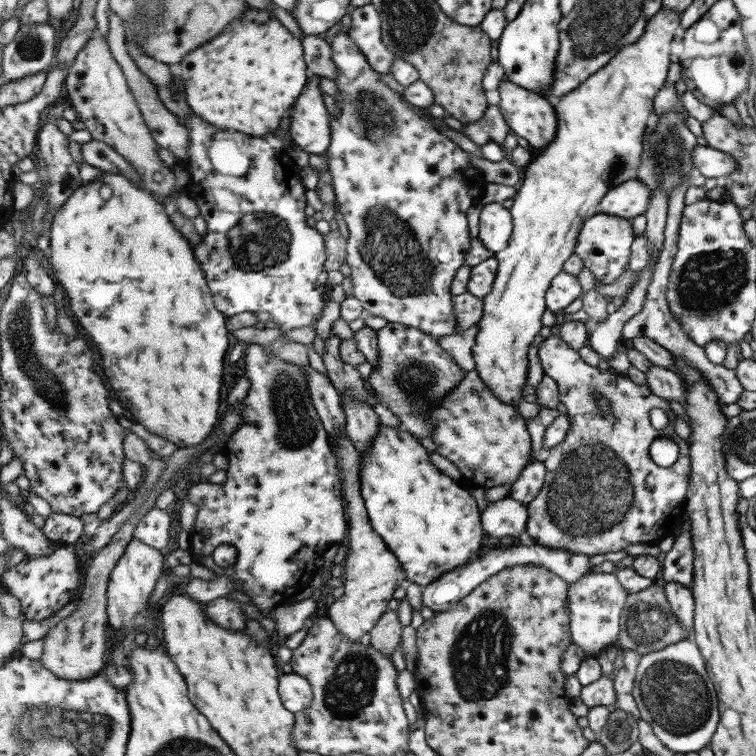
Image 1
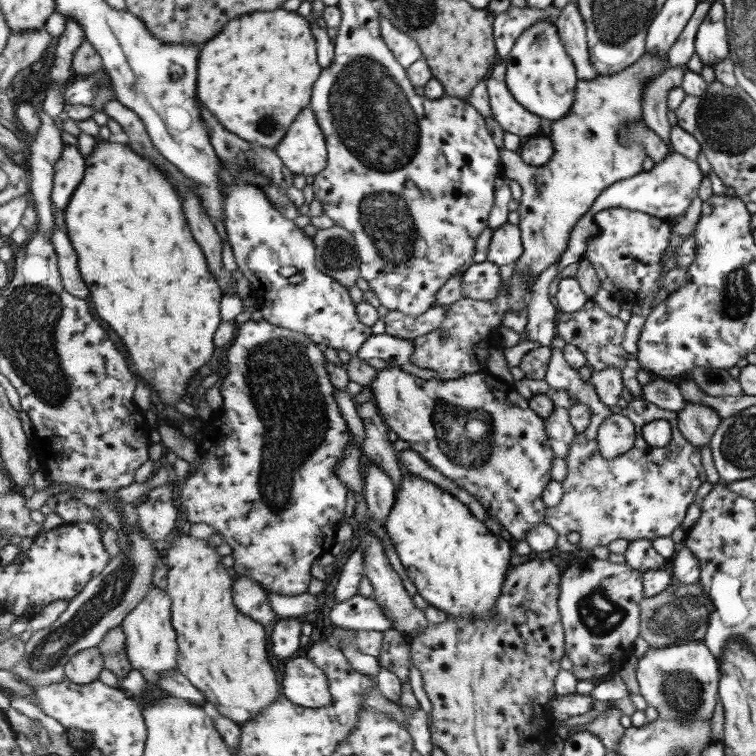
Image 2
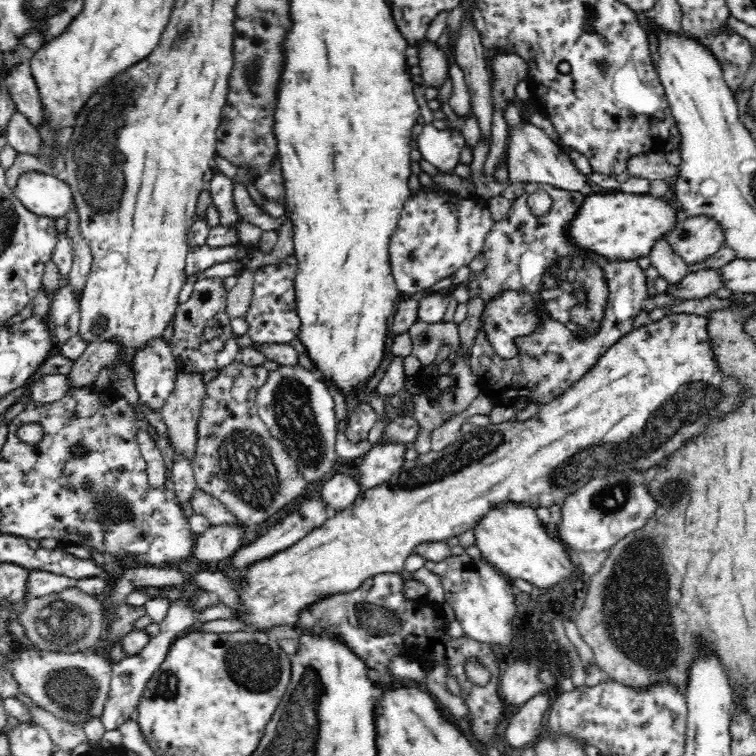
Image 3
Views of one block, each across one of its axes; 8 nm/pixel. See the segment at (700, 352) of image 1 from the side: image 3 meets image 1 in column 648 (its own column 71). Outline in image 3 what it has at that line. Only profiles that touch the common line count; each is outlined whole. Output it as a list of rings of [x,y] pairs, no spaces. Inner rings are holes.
[[[65,281],[54,294],[48,325],[56,348],[79,333],[79,327],[81,326],[79,303],[75,300],[69,284]]]

